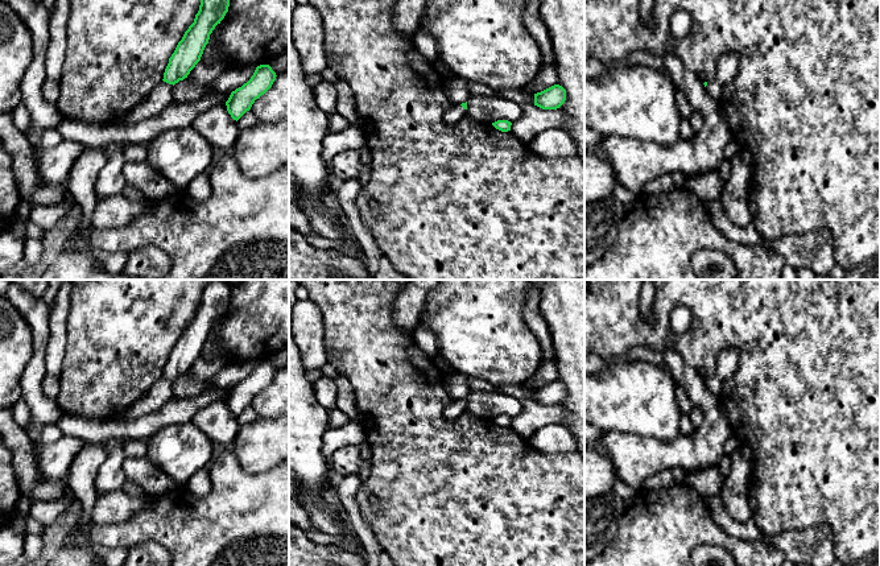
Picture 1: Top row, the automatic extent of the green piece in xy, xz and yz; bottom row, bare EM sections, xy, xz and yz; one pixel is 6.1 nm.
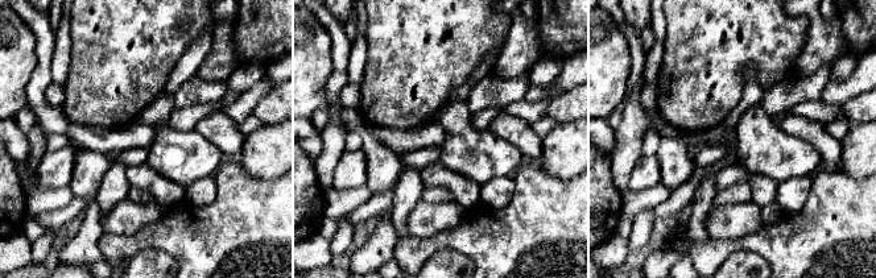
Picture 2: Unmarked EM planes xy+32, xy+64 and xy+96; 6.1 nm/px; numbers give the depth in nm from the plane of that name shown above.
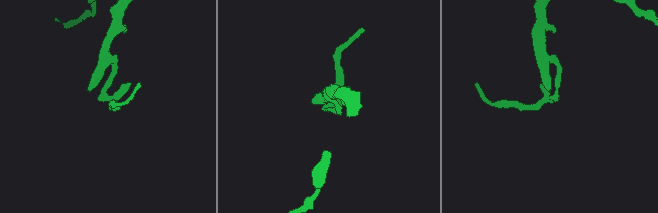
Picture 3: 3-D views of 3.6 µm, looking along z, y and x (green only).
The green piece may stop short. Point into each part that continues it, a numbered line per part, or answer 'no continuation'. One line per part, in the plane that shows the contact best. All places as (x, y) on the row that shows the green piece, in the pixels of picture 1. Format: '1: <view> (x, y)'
1: xz (454, 115)

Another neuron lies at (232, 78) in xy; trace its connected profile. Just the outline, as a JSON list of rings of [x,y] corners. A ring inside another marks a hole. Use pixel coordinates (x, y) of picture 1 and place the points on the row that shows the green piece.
[[[256,66],[228,67],[211,84],[211,94],[232,92],[247,83],[253,75]]]

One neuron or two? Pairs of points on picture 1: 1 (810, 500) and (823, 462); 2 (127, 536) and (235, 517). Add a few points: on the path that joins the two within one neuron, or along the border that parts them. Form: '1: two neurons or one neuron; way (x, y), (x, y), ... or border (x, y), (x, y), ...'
1: one neuron; way (810, 491), (810, 480), (814, 476), (814, 471)
2: one neuron; way (153, 525), (209, 525)

